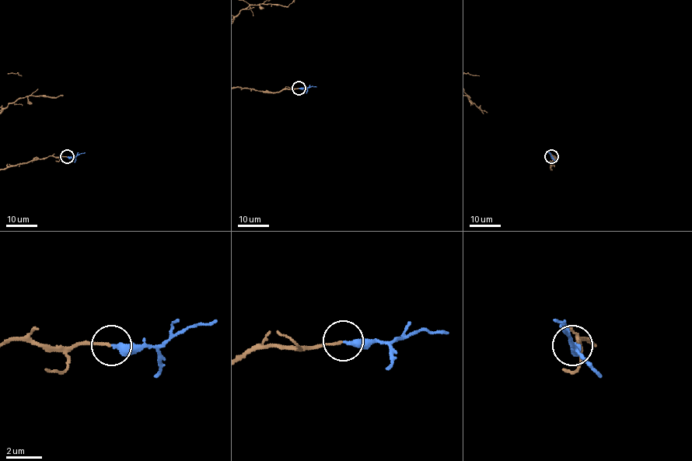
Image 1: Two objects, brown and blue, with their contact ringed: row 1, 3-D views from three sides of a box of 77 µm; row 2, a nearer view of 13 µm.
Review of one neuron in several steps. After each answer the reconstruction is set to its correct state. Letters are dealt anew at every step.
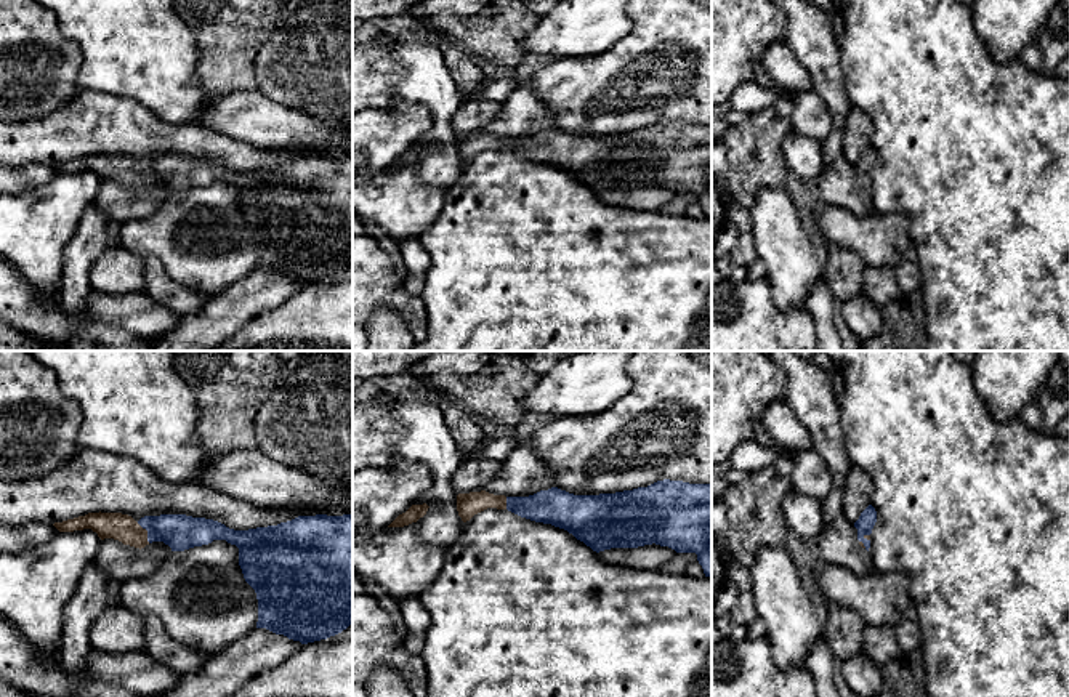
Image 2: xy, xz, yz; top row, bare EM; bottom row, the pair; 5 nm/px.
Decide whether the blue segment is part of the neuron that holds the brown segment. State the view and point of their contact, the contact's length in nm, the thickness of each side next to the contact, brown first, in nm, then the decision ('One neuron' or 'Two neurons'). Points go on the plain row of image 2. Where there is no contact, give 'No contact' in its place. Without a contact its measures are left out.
Touches brown at xy (146, 173). Shared border 120 nm. Thickness 140 nm (brown) against 180 nm. One neuron

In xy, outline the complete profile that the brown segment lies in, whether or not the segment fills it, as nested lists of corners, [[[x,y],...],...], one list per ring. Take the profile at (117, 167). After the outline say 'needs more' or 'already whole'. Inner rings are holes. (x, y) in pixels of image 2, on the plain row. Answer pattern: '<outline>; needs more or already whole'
[[[88,154],[53,165],[59,173],[91,170],[101,181],[144,189],[163,183],[171,192],[184,192],[226,181],[239,189],[239,207],[258,240],[256,269],[301,285],[327,280],[353,266],[353,155],[298,157],[277,167],[234,171],[224,165],[186,155],[144,157],[138,163],[122,154]]]; needs more

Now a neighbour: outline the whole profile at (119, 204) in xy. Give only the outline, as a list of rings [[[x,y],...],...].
[[[104,179],[95,203],[111,223],[123,224],[151,216],[170,194],[171,189],[163,183],[152,183],[139,191],[114,179]]]

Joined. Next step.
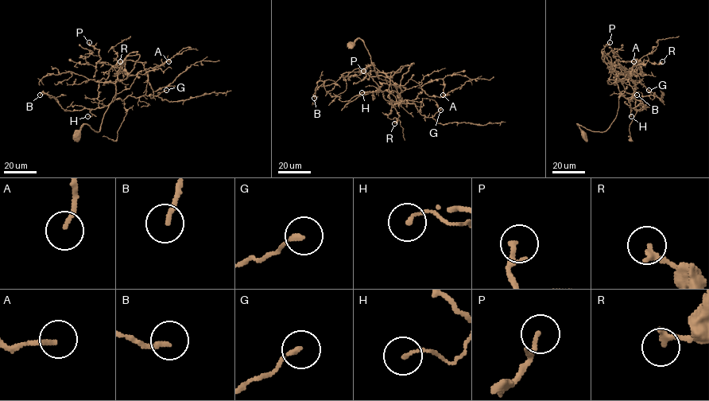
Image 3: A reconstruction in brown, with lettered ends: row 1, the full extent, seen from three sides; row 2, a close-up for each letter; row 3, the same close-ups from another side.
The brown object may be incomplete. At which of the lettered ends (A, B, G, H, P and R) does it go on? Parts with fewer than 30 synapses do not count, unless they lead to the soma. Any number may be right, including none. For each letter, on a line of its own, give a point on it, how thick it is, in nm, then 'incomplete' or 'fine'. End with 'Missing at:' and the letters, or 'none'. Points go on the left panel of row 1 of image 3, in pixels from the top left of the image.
A: at (168, 61); 180 nm thick; incomplete
B: at (40, 95); 190 nm thick; incomplete
G: at (166, 90); 170 nm thick; fine
H: at (87, 116); 130 nm thick; fine
P: at (89, 42); 140 nm thick; incomplete
R: at (120, 61); 240 nm thick; fine
Missing at: A, B, P

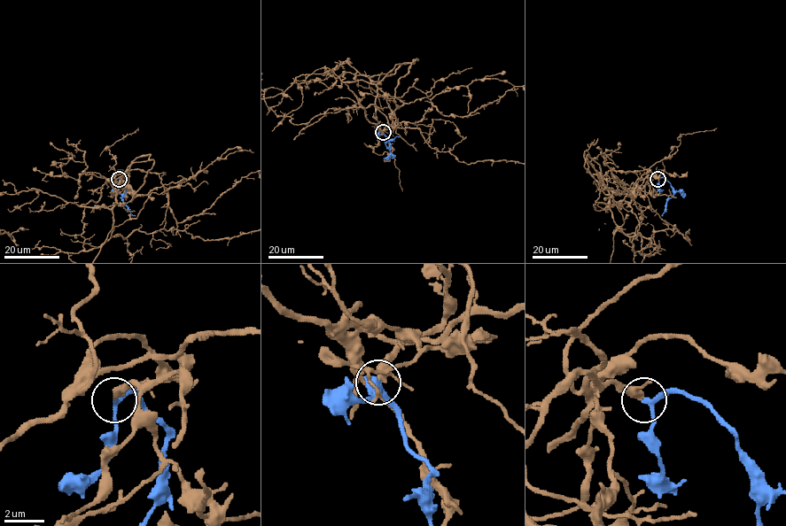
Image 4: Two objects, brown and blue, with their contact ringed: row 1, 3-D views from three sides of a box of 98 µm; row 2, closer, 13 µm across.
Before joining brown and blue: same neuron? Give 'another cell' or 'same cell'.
same cell

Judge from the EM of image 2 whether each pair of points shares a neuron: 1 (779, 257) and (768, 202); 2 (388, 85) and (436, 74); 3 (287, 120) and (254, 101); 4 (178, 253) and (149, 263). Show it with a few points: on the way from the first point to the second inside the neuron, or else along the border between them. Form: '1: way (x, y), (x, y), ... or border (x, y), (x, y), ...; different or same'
1: way (779, 244), (773, 215); same
2: way (391, 71), (404, 58), (423, 60); same
3: way (279, 120), (273, 120), (262, 109); same
4: border (141, 257), (154, 257), (173, 281), (185, 286); different

